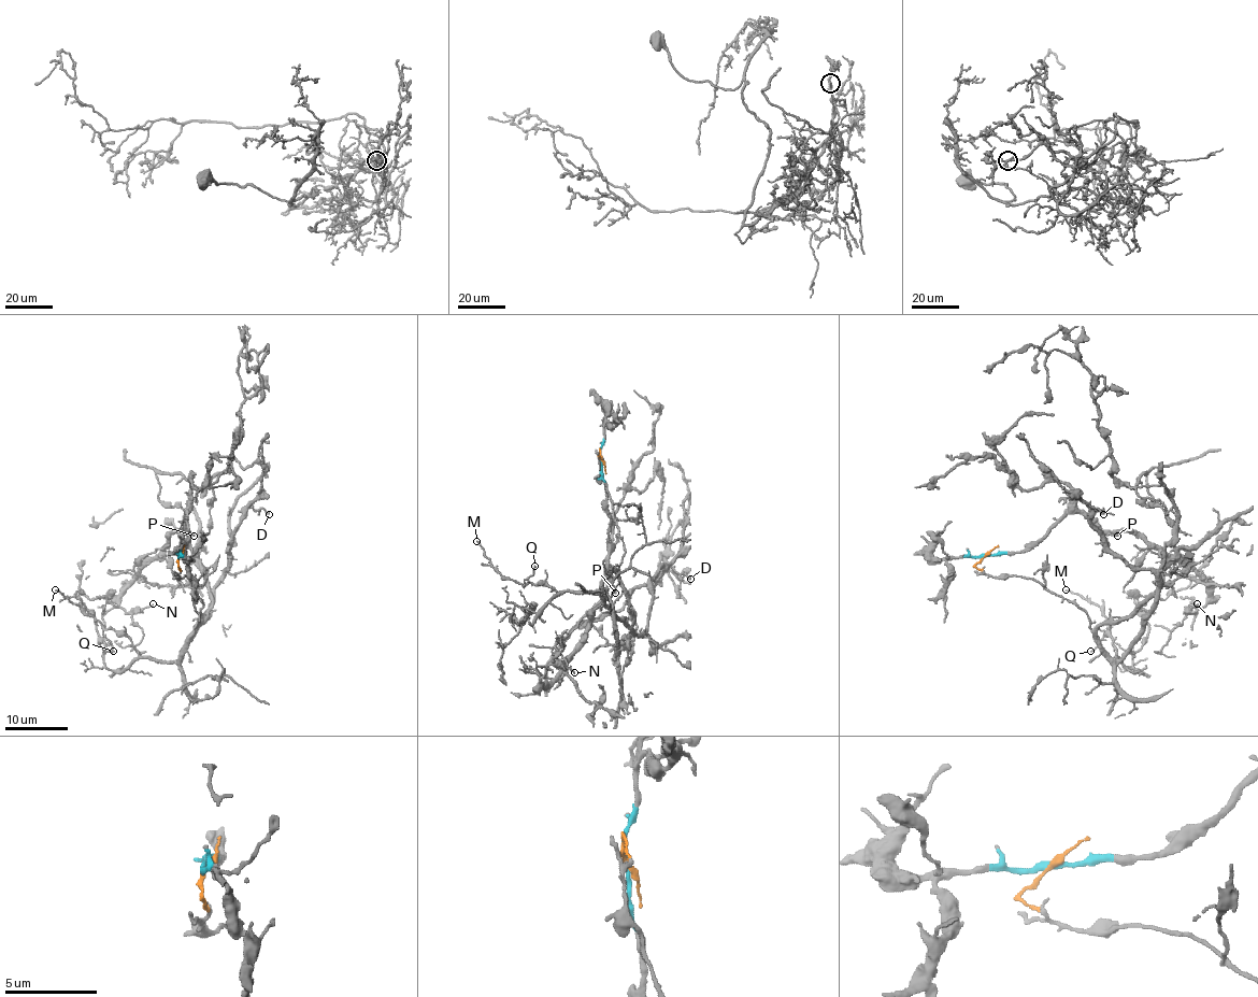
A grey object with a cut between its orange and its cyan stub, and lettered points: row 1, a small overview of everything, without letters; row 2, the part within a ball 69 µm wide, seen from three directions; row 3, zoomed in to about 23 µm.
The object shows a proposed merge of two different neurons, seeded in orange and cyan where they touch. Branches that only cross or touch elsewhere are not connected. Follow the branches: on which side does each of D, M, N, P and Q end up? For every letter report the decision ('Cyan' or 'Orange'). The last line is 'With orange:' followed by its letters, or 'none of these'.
D: Orange
M: Orange
N: Cyan
P: Cyan
Q: Orange
With orange: D, M, Q

